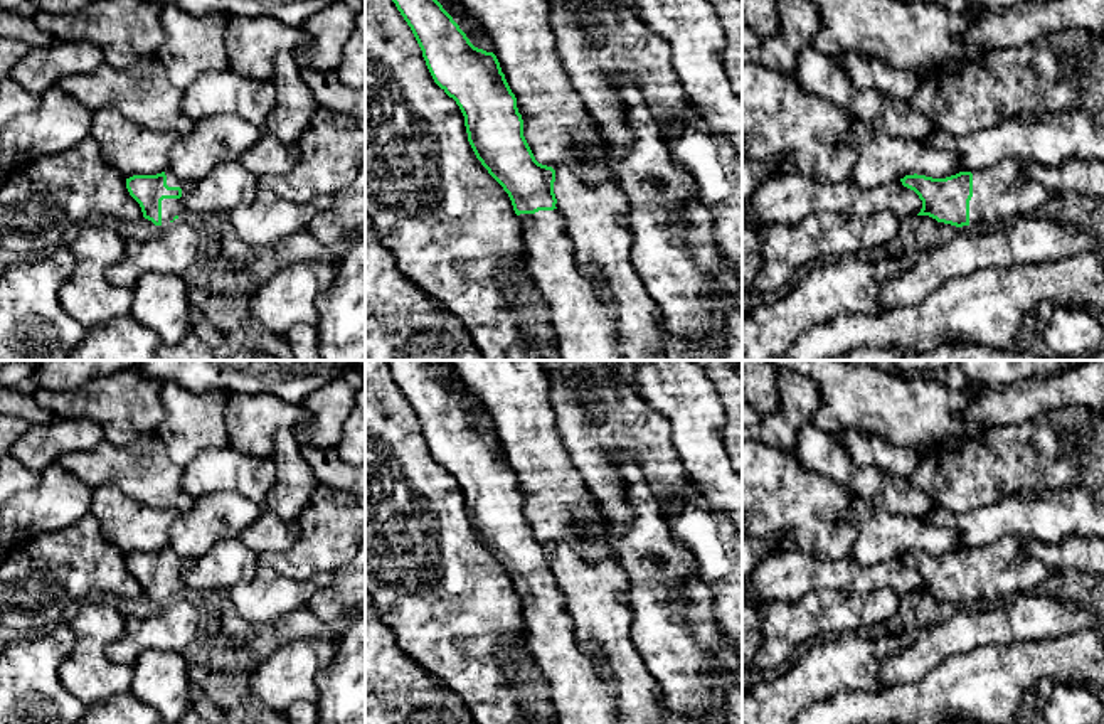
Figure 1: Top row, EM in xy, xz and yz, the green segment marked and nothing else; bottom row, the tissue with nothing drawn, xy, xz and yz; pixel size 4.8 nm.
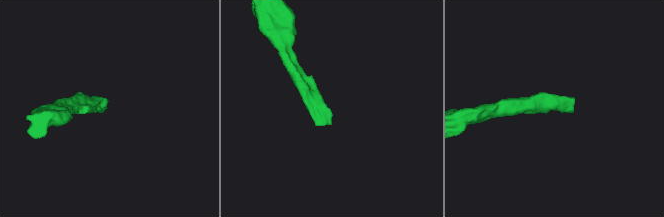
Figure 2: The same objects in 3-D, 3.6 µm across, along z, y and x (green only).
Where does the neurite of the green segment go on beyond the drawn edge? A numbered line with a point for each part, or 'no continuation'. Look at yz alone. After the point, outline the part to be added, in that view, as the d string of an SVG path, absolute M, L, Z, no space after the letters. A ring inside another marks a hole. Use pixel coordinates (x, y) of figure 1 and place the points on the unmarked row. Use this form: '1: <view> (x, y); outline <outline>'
1: yz (1002, 569); outline M1005 537L973 549L971 604L995 604L1020 593L1030 593L1060 572L1030 557L1025 552L1028 544L1028 539Z

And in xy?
1: xy (170, 585); outline M163 576L162 578L162 603L167 604L175 593L183 591L180 576Z

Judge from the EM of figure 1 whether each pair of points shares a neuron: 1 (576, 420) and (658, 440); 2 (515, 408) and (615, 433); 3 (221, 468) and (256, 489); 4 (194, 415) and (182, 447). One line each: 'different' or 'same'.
1: same
2: different
3: same
4: same

